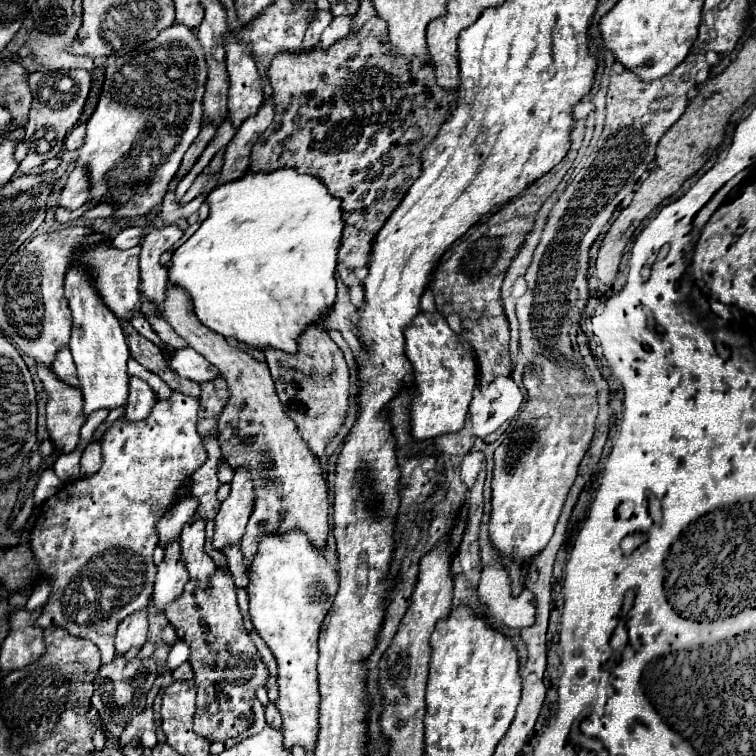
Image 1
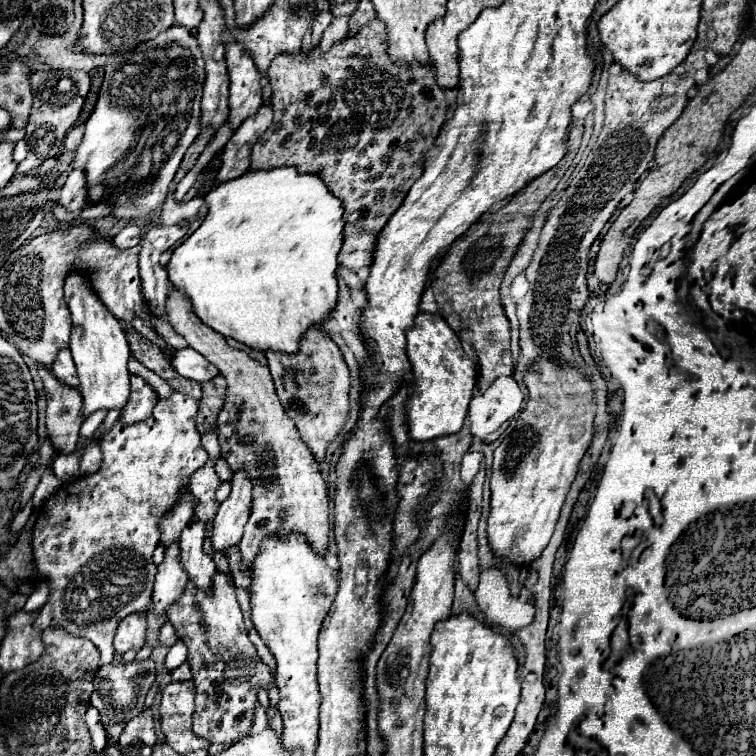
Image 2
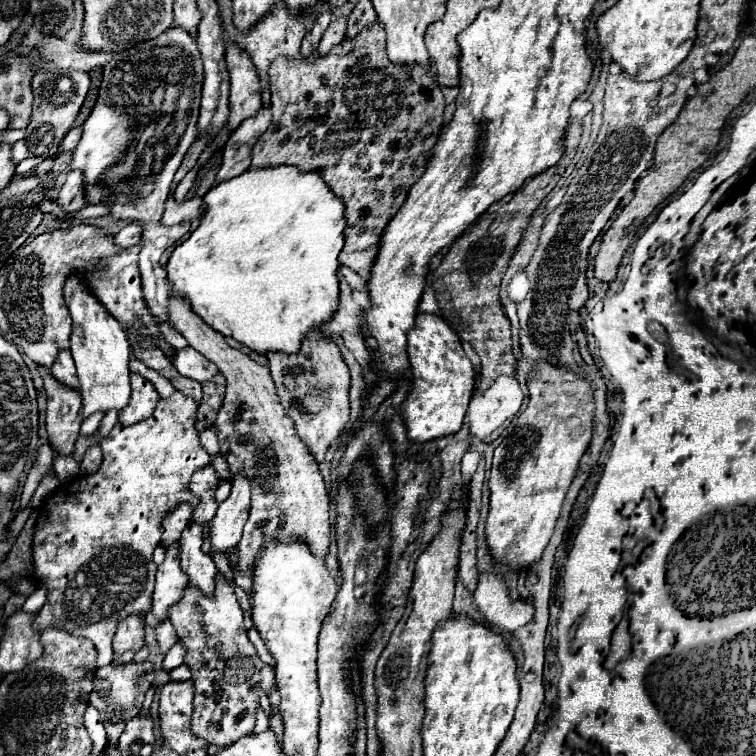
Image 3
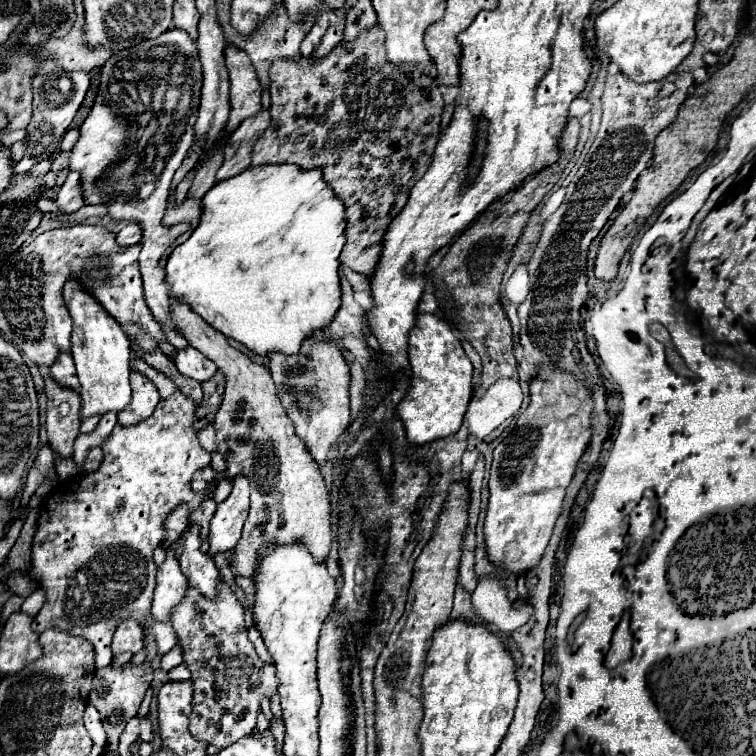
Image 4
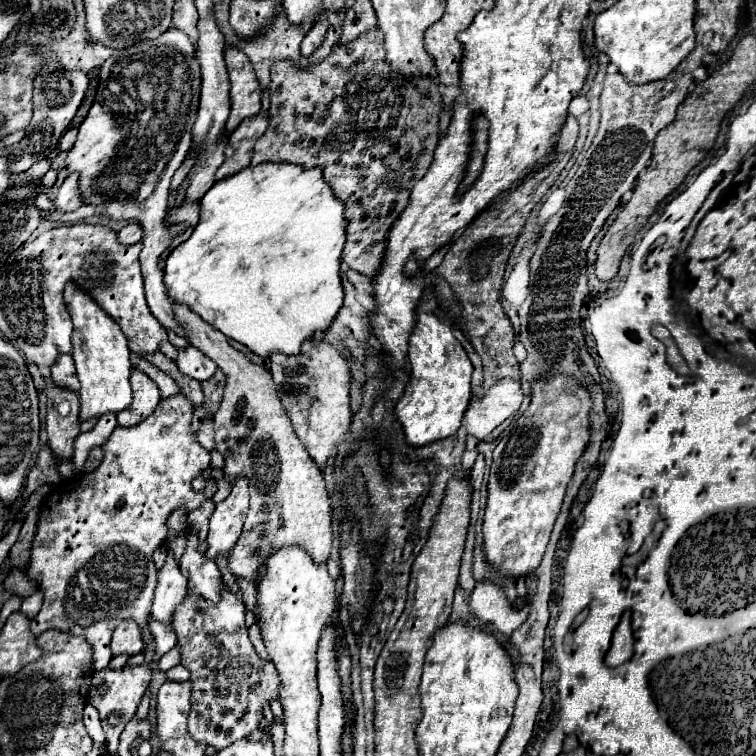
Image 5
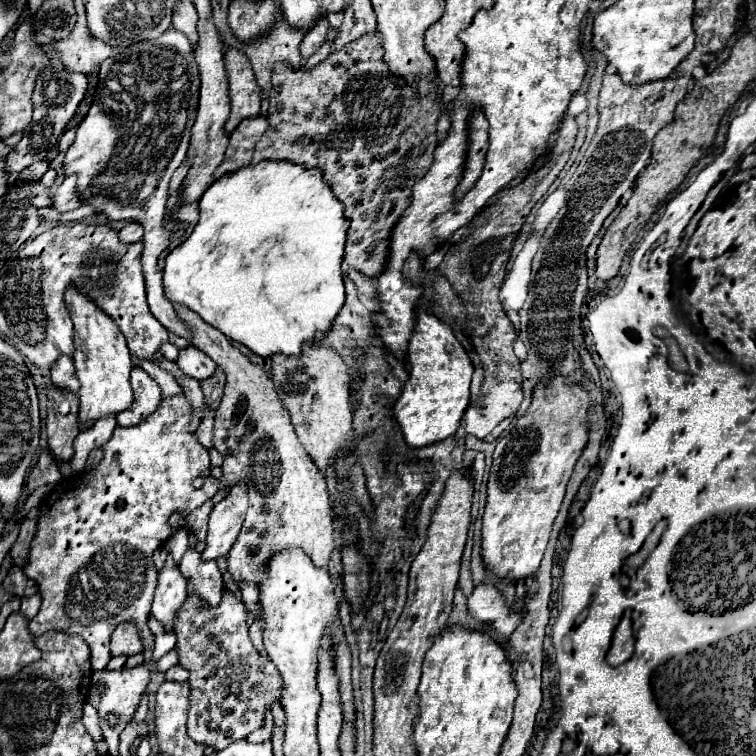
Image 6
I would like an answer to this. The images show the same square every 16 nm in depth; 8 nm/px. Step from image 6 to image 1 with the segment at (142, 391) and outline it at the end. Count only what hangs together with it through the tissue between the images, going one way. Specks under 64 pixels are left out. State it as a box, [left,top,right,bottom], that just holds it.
[124,376,158,422]

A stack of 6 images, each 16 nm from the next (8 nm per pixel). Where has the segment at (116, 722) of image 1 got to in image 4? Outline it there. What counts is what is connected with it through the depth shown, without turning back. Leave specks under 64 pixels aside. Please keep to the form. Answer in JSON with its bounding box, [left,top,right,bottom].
[88,662,152,750]

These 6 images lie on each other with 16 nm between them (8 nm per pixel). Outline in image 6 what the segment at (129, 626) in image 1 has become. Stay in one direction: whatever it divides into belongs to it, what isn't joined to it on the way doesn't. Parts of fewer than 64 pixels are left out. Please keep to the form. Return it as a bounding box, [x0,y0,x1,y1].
[110,624,142,656]

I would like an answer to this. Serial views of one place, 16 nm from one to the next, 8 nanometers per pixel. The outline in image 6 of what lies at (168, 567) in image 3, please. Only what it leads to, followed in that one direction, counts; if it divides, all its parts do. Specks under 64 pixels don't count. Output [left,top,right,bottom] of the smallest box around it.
[152,558,188,630]

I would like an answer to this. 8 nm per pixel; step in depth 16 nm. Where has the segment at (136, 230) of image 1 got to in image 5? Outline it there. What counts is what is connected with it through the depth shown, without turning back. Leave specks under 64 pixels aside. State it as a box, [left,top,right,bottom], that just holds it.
[118,222,142,244]

